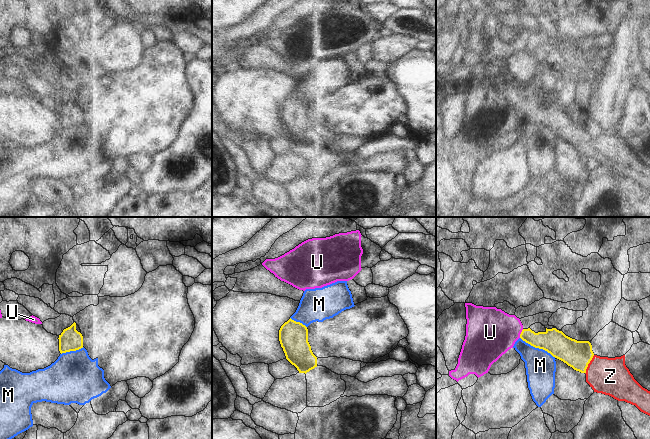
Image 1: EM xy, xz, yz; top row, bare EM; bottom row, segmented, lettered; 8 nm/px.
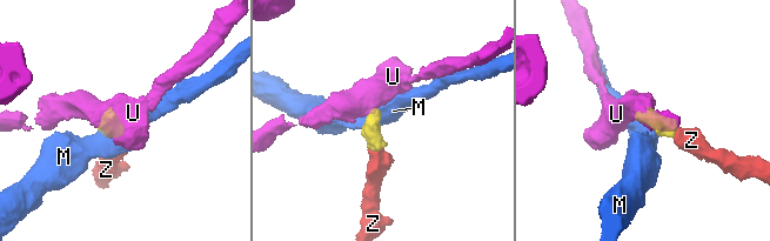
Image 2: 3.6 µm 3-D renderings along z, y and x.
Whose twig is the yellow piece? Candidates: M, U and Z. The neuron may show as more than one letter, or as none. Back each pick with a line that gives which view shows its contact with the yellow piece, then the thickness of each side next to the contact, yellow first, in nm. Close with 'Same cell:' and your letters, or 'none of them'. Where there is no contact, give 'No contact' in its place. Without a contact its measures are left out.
Z: Touches yellow in yz. Thickness 220 nm (yellow) against 300 nm
Same cell: Z

